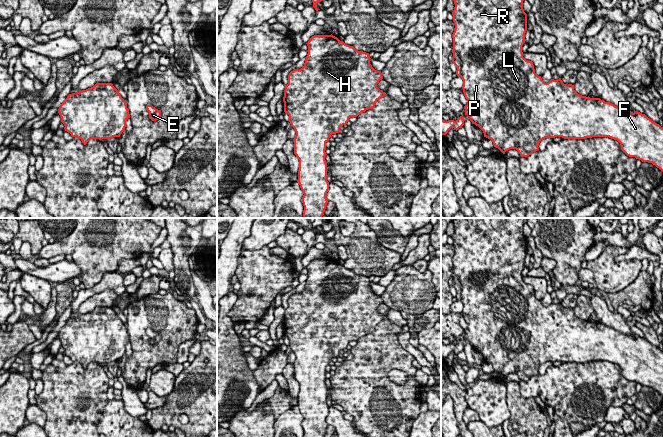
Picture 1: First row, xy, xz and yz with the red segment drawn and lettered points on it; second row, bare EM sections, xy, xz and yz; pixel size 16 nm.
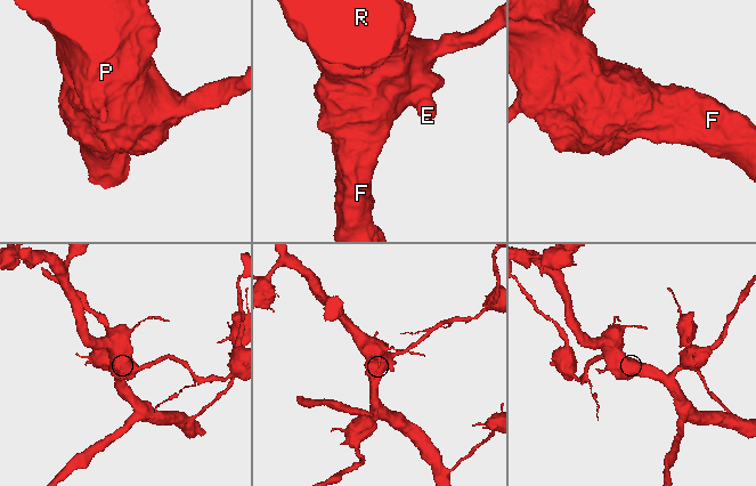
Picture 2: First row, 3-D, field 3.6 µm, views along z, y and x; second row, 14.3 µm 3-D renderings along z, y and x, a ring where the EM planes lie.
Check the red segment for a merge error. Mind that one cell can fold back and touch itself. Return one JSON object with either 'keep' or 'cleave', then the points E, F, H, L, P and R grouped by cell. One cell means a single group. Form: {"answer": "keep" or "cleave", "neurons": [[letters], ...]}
{"answer": "keep", "neurons": [["E", "F", "H", "L", "P", "R"]]}

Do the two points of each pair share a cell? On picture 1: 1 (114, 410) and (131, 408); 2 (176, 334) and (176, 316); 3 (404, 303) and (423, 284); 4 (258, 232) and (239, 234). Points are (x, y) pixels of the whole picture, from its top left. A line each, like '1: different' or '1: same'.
1: different
2: same
3: same
4: different

